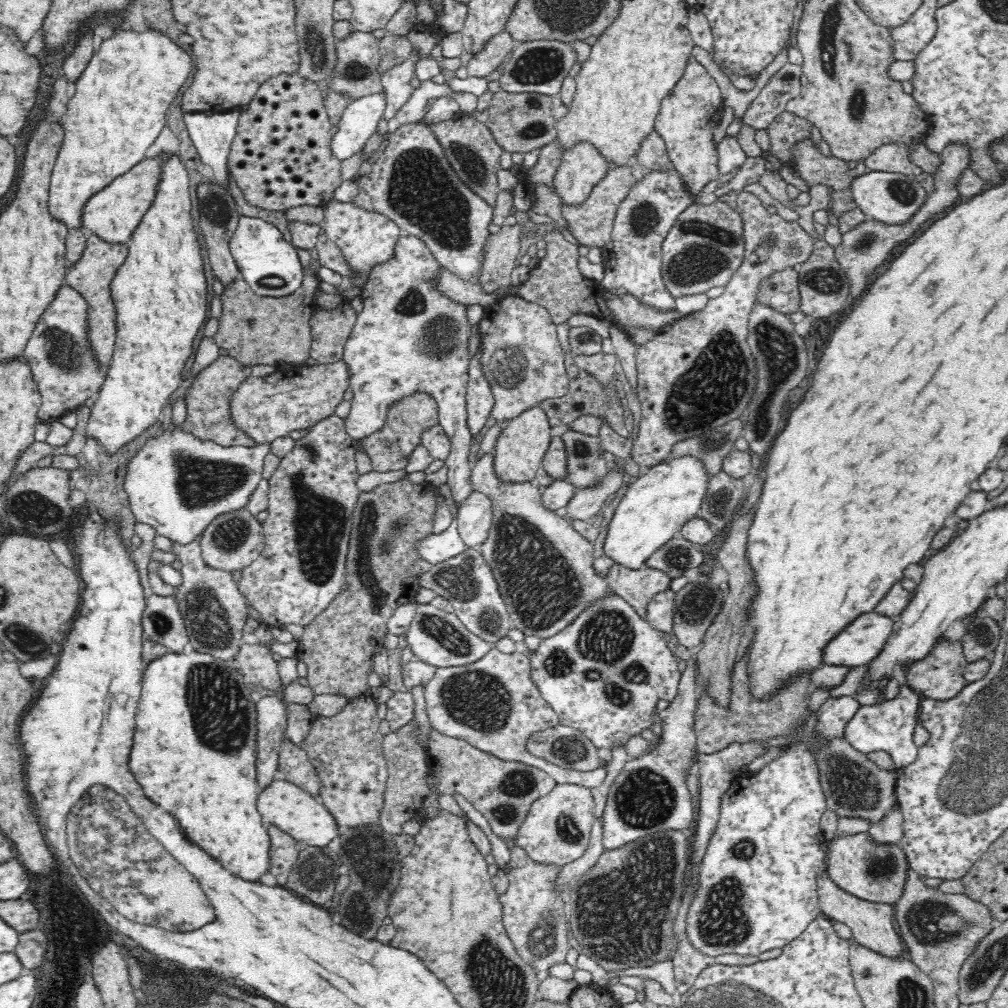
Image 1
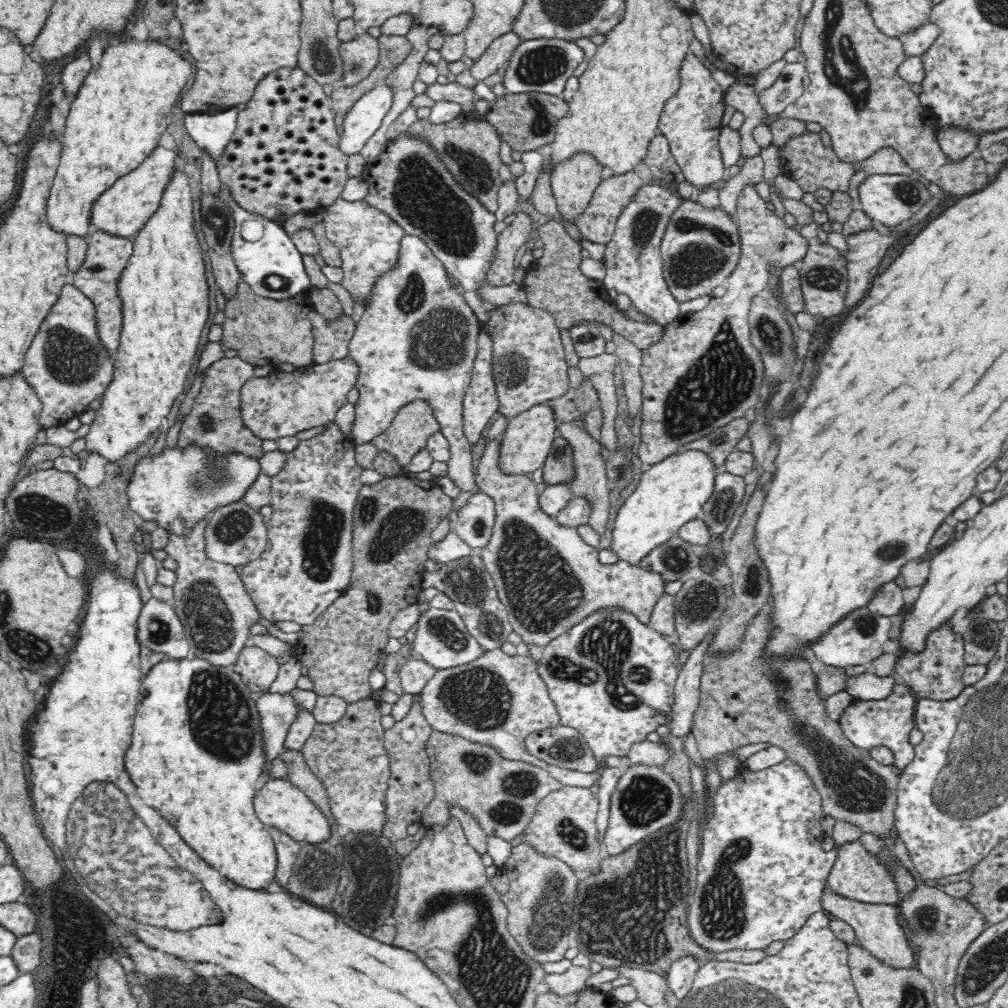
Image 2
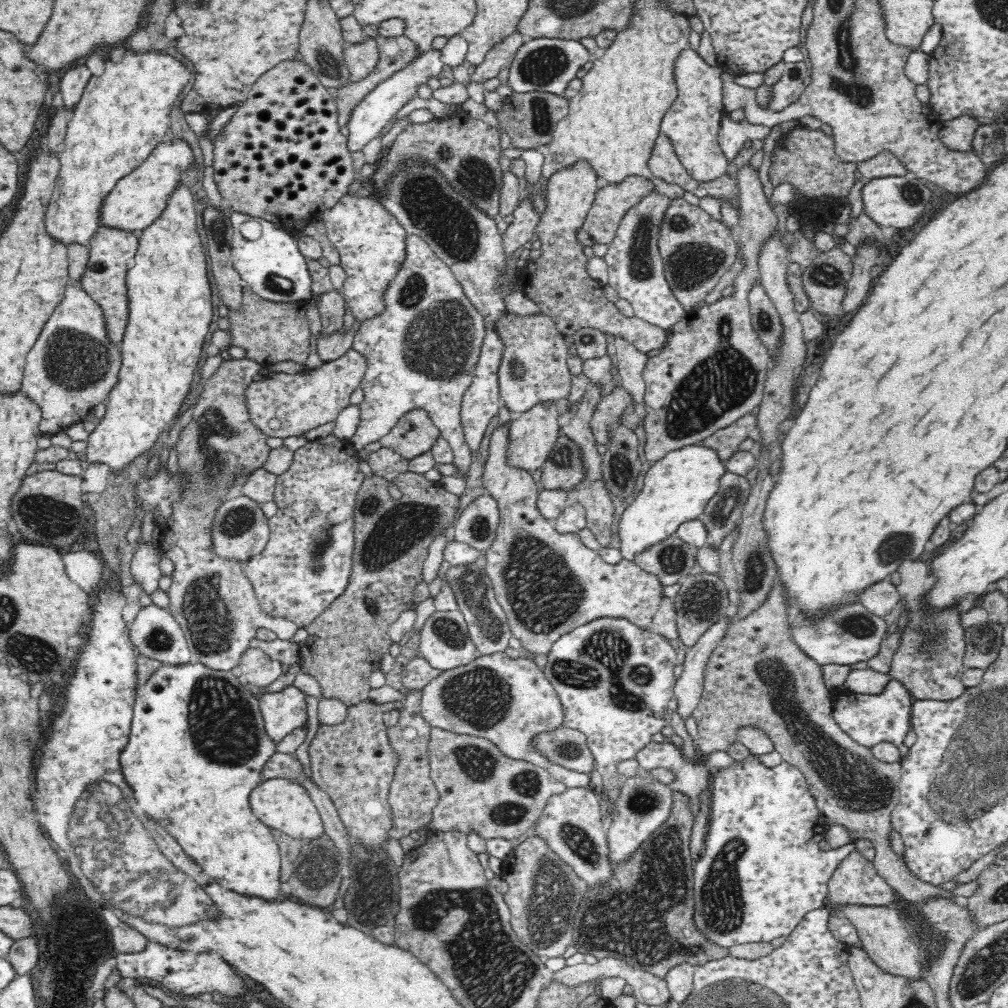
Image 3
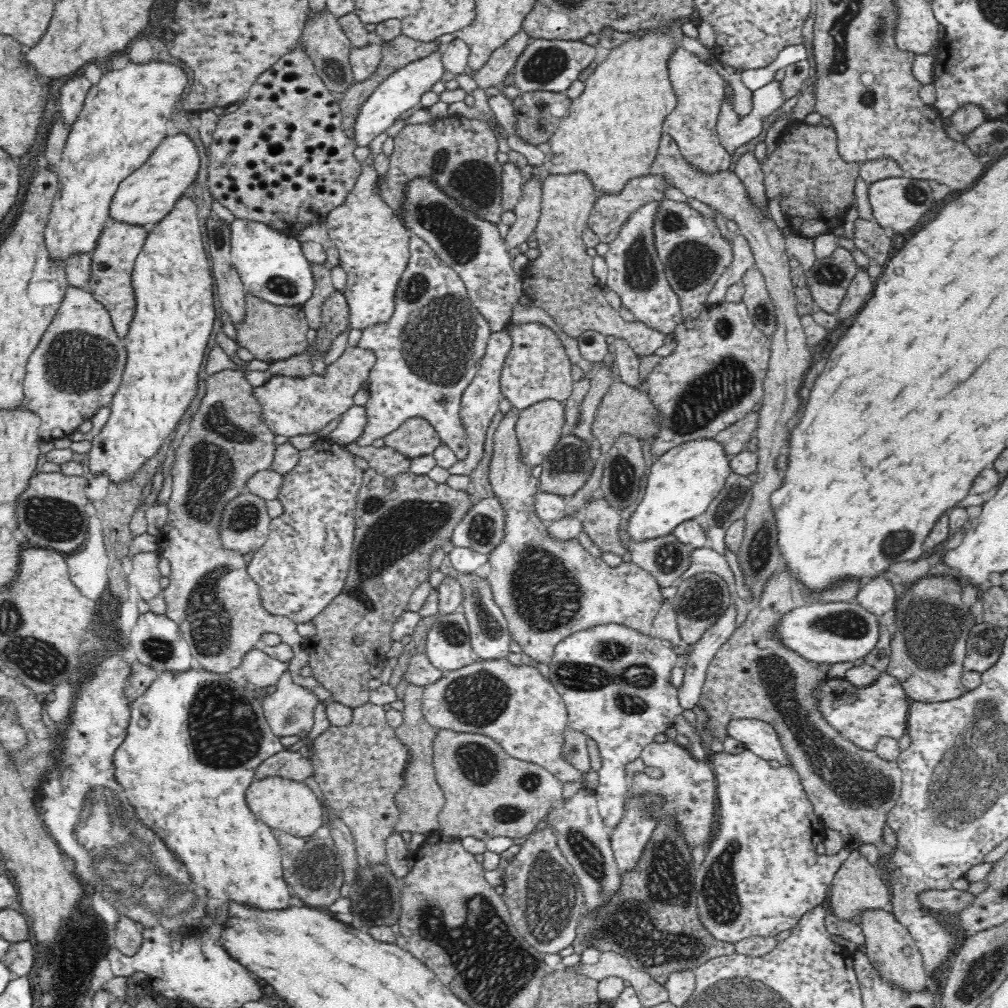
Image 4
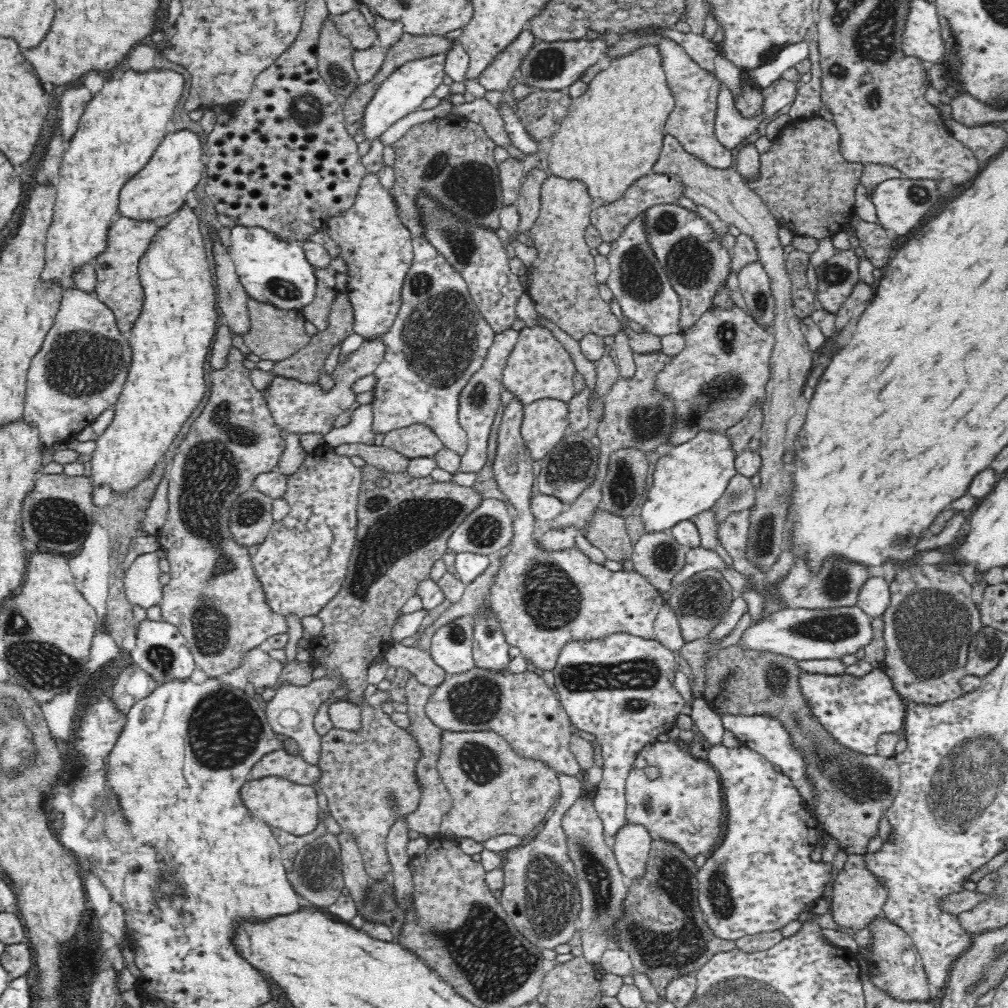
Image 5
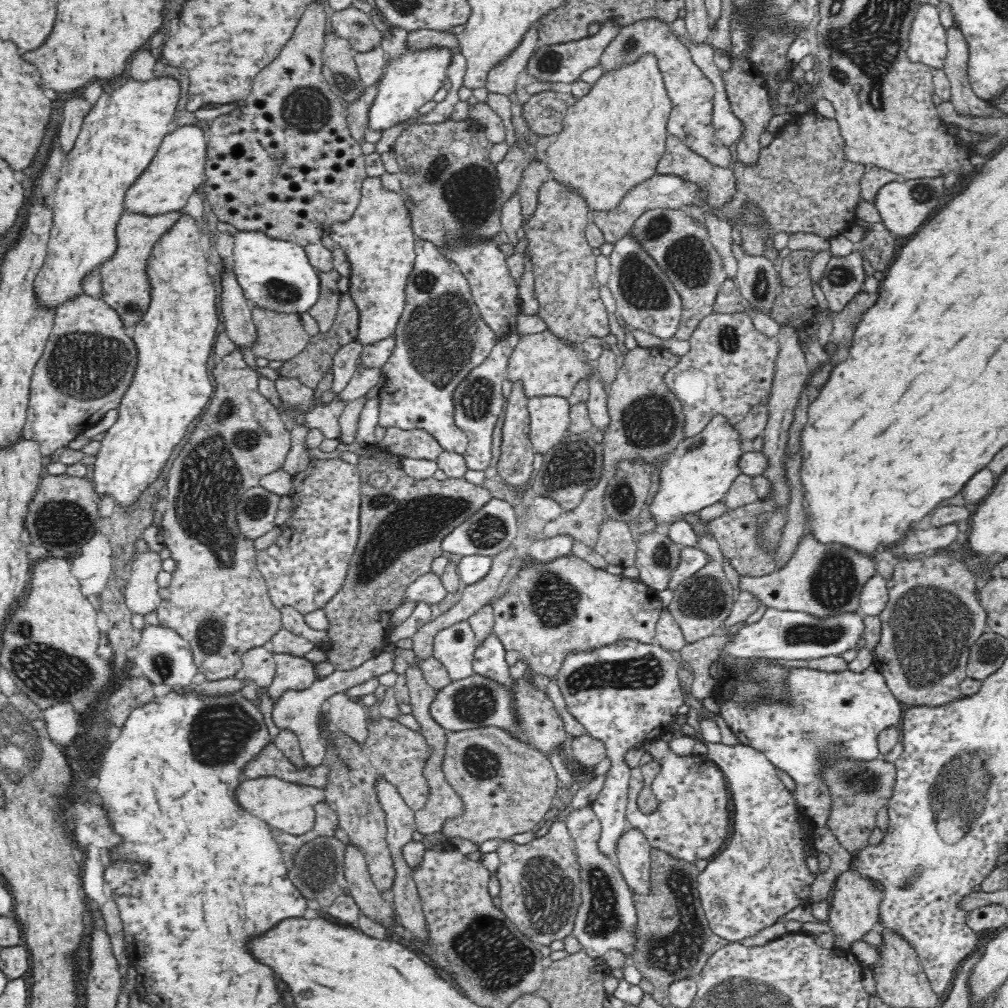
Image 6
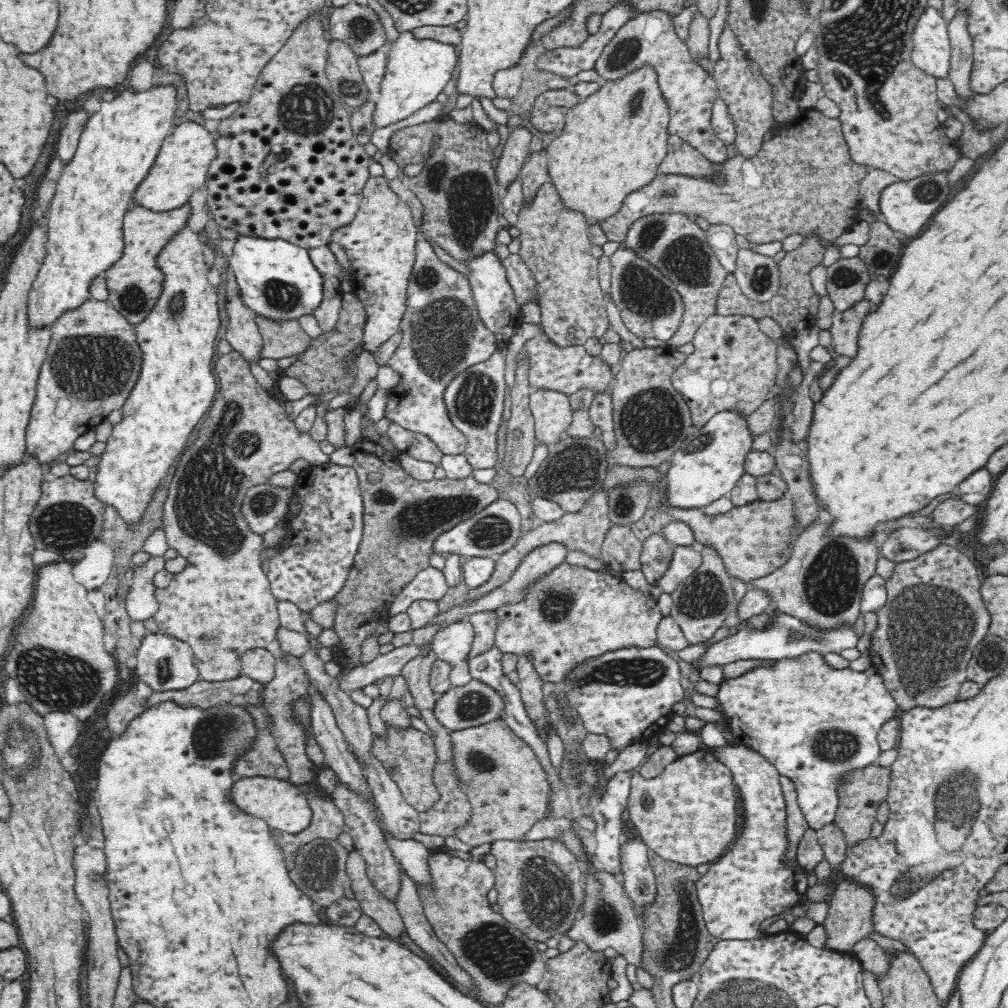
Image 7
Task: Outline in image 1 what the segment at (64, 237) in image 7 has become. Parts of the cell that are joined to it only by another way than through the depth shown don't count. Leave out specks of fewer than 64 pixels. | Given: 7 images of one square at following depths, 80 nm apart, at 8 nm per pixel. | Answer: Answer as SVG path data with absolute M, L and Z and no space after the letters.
M146 28L146 32L122 30L110 40L106 38L100 52L90 60L90 66L74 85L74 98L69 100L64 114L64 142L52 173L48 198L48 212L52 219L69 230L82 230L87 202L146 158L146 150L154 144L154 140L166 126L164 118L172 100L190 78L190 56L184 54L176 44L172 44L160 30L158 32L152 28Z

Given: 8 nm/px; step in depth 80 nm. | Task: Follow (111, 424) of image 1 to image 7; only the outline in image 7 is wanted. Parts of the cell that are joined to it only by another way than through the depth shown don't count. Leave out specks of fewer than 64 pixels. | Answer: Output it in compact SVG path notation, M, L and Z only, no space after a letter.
M188 225L172 239L171 245L159 258L159 265L167 275L164 292L148 317L136 326L136 338L142 351L140 377L126 404L122 406L121 421L113 425L113 430L105 442L106 450L100 455L94 482L96 498L105 506L114 508L128 526L140 524L144 520L146 508L150 506L154 492L162 484L160 480L170 474L172 464L176 464L180 454L186 450L192 432L207 416L218 392L218 384L212 372L212 358L222 318L218 308L218 290L208 281L210 267L202 254L206 243L203 236L192 231Z

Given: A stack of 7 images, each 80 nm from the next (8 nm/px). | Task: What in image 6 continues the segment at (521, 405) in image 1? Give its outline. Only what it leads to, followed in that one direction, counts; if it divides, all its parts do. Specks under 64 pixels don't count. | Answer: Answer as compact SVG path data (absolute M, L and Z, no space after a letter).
M548 330L534 334L524 334L519 336L519 342L515 346L511 357L509 358L507 378L514 382L516 379L524 381L526 395L530 398L532 395L562 395L568 398L574 392L574 386L582 380L596 378L601 381L598 363L595 360L588 359L581 345L568 345L565 341L555 338Z

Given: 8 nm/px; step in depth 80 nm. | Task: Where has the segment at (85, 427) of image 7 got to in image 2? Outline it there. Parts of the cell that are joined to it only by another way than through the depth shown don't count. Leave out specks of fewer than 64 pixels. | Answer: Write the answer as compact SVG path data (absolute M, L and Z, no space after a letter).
M71 281L62 289L58 302L44 320L26 352L21 375L41 402L39 425L42 429L63 426L78 416L90 402L103 396L114 380L115 355L100 339L96 305Z

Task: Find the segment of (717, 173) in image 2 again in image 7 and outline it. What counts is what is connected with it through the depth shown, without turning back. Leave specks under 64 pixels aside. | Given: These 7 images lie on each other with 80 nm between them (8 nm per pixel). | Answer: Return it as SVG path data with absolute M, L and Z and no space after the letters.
M642 11L628 19L604 45L593 68L601 82L616 82L636 70L652 68L656 73L657 89L669 112L669 134L684 139L712 163L721 163L727 158L726 145L716 136L711 123L713 106L719 98L717 82L706 68L692 60L686 42L676 32L674 15L670 11Z

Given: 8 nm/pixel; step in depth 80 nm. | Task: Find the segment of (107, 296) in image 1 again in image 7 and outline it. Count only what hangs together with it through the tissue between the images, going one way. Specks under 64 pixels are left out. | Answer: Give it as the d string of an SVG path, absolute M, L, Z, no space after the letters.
M189 200L180 208L168 210L168 212L154 211L146 206L133 206L126 214L124 220L124 255L110 270L107 270L104 277L108 283L108 291L110 291L108 302L116 310L119 310L132 325L137 326L142 320L145 320L148 314L152 312L156 302L160 300L160 296L164 292L164 280L166 280L167 275L164 274L163 267L159 265L159 258L164 250L171 245L172 238L178 236L184 230L184 226L188 225L190 216L192 216L192 204Z

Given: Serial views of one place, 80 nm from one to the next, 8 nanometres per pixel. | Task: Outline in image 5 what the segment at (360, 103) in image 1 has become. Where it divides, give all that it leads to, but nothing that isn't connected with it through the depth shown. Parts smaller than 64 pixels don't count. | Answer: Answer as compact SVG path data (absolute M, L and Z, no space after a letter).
M447 53L425 55L419 59L412 59L397 66L392 74L381 83L374 98L364 110L364 126L362 134L370 142L386 132L392 124L402 120L404 116L421 109L420 105L426 98L435 93L436 88L444 82L445 64Z

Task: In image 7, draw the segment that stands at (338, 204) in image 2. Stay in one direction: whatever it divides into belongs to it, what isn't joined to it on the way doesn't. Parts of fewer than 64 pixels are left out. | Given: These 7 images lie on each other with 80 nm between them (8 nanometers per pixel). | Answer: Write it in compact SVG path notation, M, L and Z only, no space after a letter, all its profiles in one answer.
M372 176L363 191L363 201L356 219L338 229L331 236L331 243L340 245L351 264L352 290L366 307L368 323L365 327L362 346L363 350L376 353L384 342L388 342L400 328L407 306L407 290L409 278L415 264L415 247L421 237L414 223L413 213L407 202L392 188L389 181L383 176Z

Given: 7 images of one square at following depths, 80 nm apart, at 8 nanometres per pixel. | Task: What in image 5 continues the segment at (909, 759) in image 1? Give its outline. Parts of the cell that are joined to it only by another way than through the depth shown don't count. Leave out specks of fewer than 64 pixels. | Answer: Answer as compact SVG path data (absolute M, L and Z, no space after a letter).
M879 668L864 676L840 674L812 674L800 672L797 678L801 697L806 700L812 718L833 742L850 753L861 756L872 756L877 752L877 742L882 734L902 733L905 717L905 706L900 696L892 689L892 682Z

